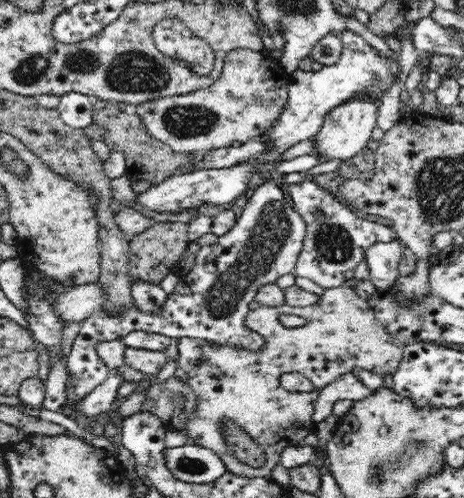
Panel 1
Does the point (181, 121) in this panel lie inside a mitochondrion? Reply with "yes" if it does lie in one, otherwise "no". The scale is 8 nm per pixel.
yes

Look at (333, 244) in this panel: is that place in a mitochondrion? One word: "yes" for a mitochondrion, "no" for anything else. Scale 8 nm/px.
yes

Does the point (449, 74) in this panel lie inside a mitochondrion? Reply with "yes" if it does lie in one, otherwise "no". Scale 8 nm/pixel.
no

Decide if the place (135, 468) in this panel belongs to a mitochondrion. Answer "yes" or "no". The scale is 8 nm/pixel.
no

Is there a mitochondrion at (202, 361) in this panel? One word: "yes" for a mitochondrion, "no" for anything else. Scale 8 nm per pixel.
yes

